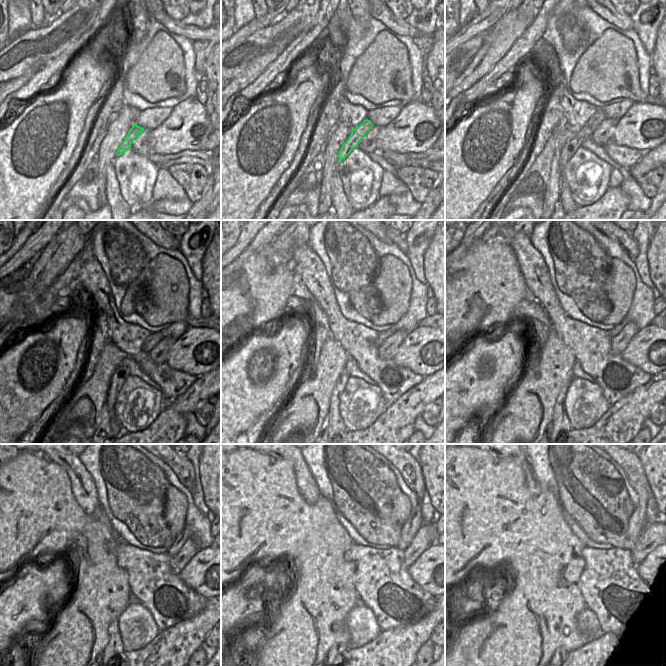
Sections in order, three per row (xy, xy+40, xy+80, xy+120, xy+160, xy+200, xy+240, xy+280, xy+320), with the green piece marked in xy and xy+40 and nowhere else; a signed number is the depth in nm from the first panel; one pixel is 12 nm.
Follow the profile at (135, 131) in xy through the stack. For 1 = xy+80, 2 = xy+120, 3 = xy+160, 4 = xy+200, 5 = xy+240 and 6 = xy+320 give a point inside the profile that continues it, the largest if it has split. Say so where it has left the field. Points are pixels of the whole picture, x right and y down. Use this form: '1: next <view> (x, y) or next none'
1: next xy+80 (582, 134)
2: next xy+120 (120, 375)
3: next xy+160 (336, 422)
4: next xy+200 (560, 423)
5: next xy+240 (114, 647)
6: next xy+320 (631, 465)

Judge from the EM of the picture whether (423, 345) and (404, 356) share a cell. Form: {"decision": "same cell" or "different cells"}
{"decision": "same cell"}

